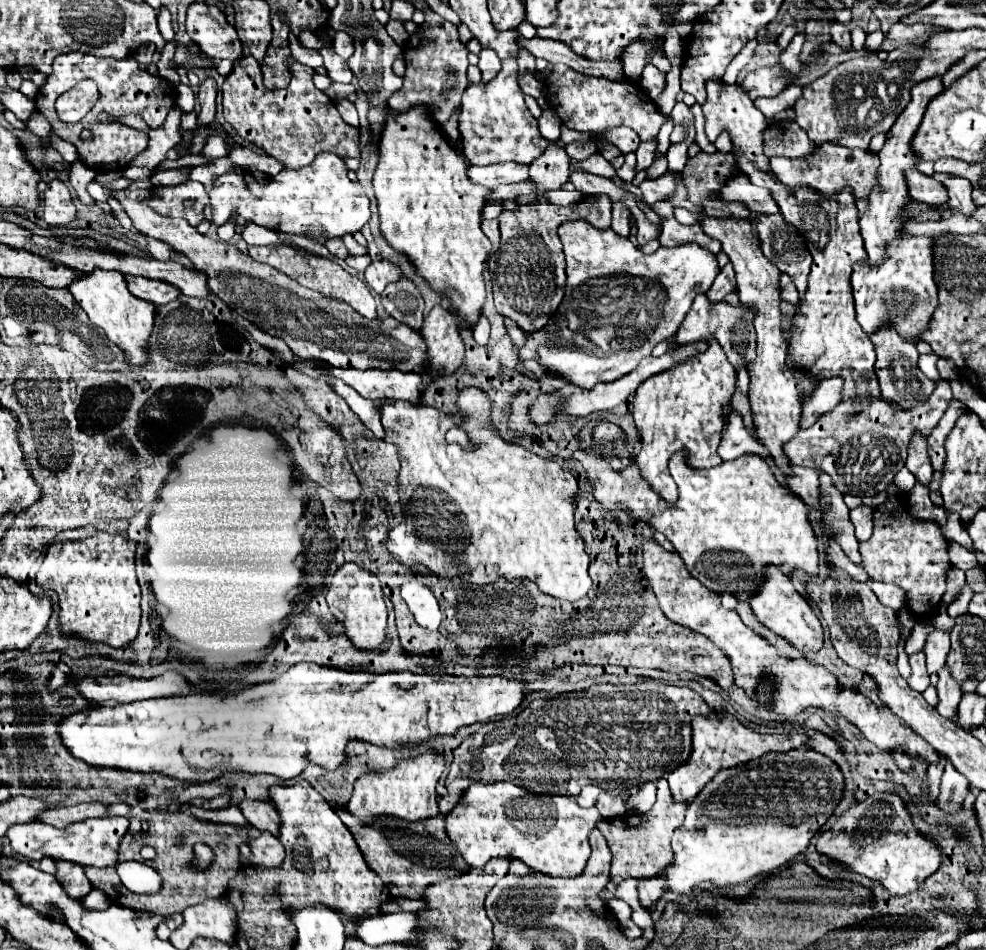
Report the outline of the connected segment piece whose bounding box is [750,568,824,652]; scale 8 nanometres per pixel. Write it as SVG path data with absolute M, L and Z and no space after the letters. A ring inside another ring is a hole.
M768 568L768 578L762 582L760 592L750 596L750 606L756 616L756 620L772 630L774 634L782 636L788 644L792 644L796 650L812 650L818 652L824 646L824 630L820 626L818 616L814 614L808 600L792 586L790 578L784 576L778 568Z

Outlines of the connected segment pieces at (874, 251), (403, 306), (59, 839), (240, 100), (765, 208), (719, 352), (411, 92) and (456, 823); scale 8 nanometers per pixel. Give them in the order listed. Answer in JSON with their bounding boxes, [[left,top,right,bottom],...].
[[860,76,944,264],[382,278,424,332],[8,816,130,868],[222,56,360,168],[716,172,780,214],[634,340,736,504],[388,10,468,114],[446,782,604,878]]

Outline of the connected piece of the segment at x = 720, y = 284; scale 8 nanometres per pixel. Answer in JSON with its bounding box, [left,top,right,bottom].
[706,266,734,304]

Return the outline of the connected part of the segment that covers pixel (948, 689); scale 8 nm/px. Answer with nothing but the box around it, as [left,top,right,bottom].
[936,666,960,718]

